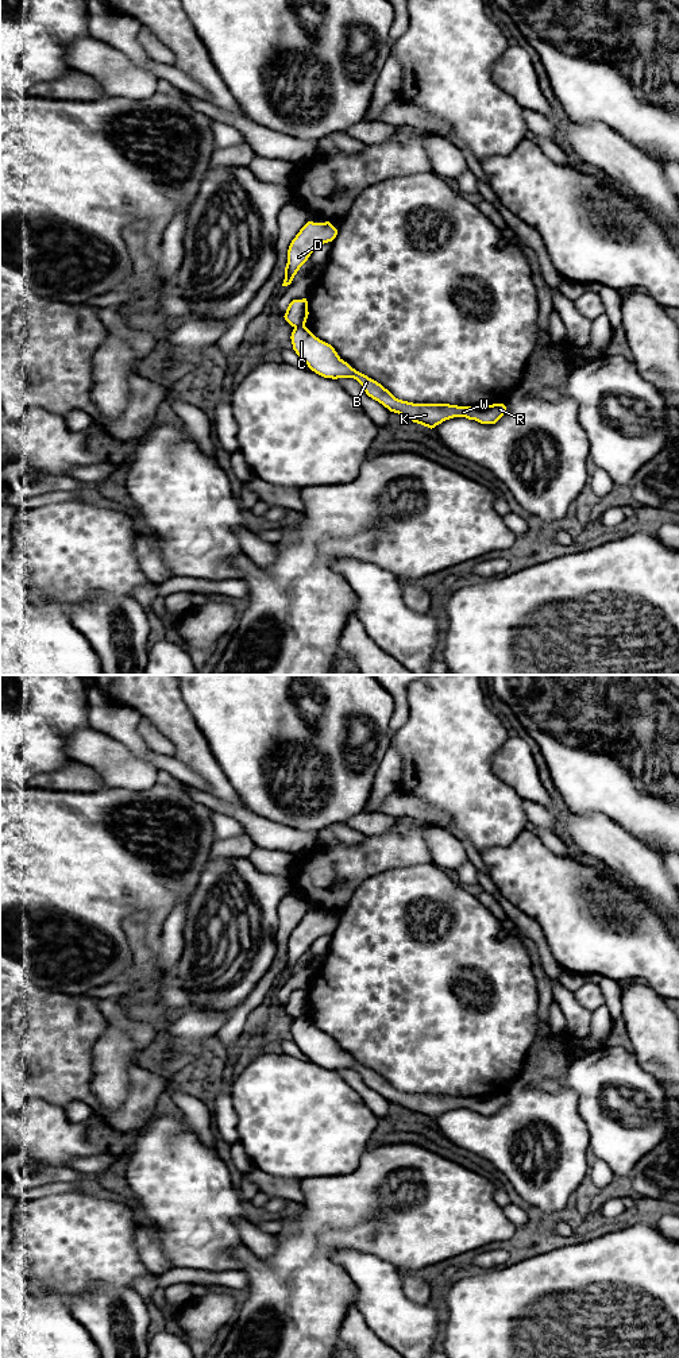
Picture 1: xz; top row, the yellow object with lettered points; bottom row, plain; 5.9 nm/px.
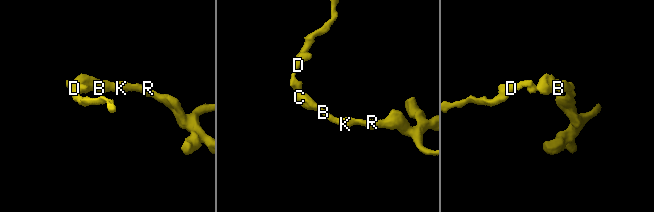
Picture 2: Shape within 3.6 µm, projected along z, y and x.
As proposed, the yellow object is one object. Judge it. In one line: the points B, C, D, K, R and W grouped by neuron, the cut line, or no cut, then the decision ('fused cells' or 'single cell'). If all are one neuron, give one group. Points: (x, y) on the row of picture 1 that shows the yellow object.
B C K R W / D | xz (304, 324), (294, 328) | fused cells

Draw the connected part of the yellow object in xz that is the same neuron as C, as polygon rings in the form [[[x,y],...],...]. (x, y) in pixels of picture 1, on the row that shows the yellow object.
[[[305,325],[294,328],[290,339],[296,354],[316,374],[332,379],[354,378],[362,385],[369,397],[390,412],[405,416],[413,423],[431,429],[454,417],[466,417],[481,424],[495,424],[506,413],[504,404],[458,406],[450,404],[413,404],[398,400],[381,383],[352,369],[331,344],[316,337]]]

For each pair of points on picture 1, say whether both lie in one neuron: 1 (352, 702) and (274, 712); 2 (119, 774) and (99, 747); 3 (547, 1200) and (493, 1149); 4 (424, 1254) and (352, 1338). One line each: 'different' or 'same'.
1: same
2: same
3: same
4: different

